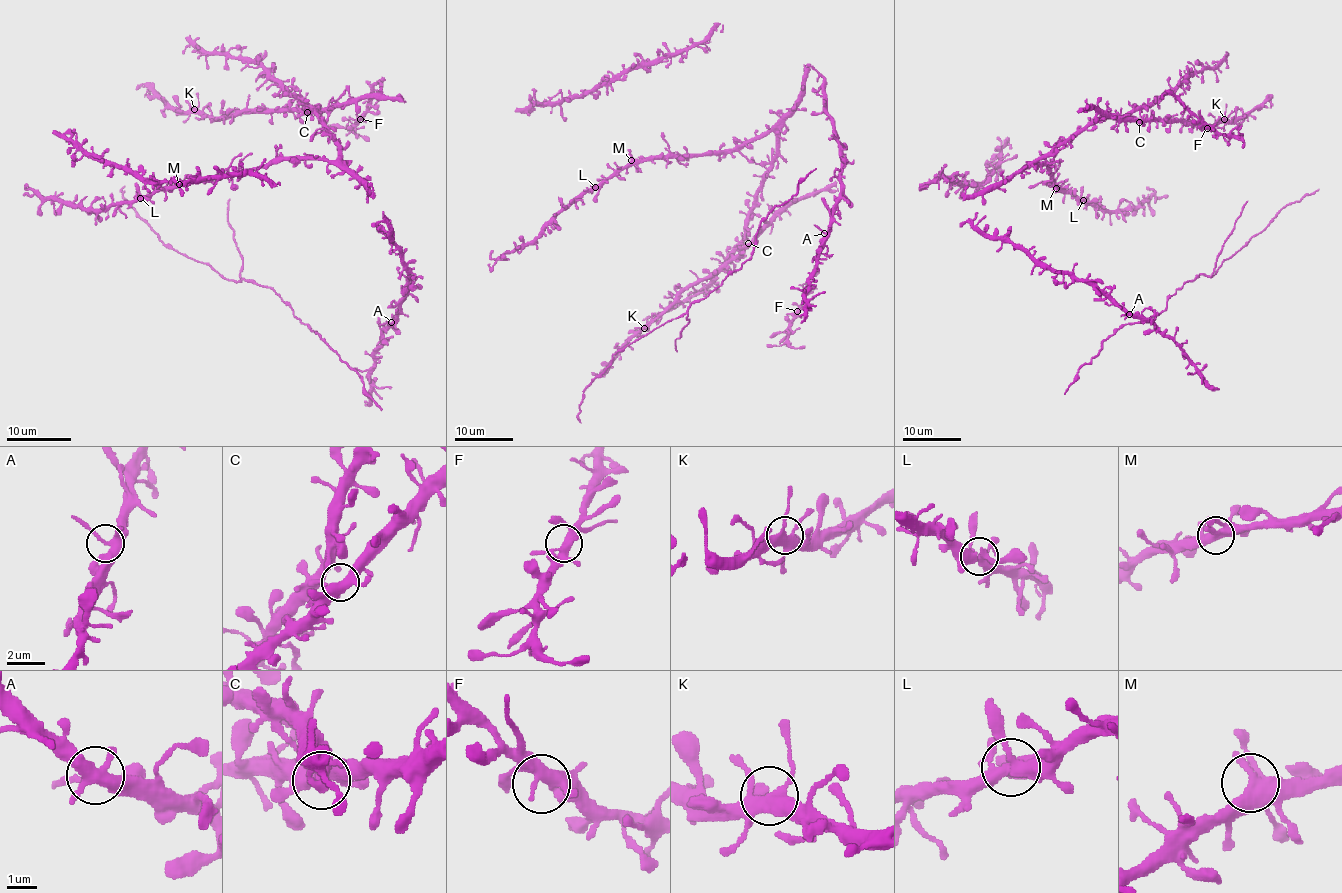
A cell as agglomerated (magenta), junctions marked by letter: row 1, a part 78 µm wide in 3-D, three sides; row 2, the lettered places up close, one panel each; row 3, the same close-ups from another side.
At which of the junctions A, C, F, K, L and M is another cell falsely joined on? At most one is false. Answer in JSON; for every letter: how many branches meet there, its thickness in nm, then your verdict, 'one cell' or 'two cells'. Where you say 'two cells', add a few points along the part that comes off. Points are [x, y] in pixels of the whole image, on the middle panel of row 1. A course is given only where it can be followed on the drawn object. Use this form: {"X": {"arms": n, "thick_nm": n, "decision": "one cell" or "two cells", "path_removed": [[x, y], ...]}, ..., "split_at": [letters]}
{"A": {"arms": 5, "thick_nm": 320, "decision": "one cell"}, "C": {"arms": 5, "thick_nm": 440, "decision": "one cell"}, "F": {"arms": 5, "thick_nm": 360, "decision": "one cell"}, "K": {"arms": 5, "thick_nm": 380, "decision": "one cell"}, "L": {"arms": 5, "thick_nm": 400, "decision": "one cell"}, "M": {"arms": 5, "thick_nm": 420, "decision": "one cell"}, "split_at": []}

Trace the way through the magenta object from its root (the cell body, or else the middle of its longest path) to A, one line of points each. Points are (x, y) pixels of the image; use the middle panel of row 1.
A: (835, 132), (840, 158), (840, 201), (833, 214), (833, 223), (824, 233)

